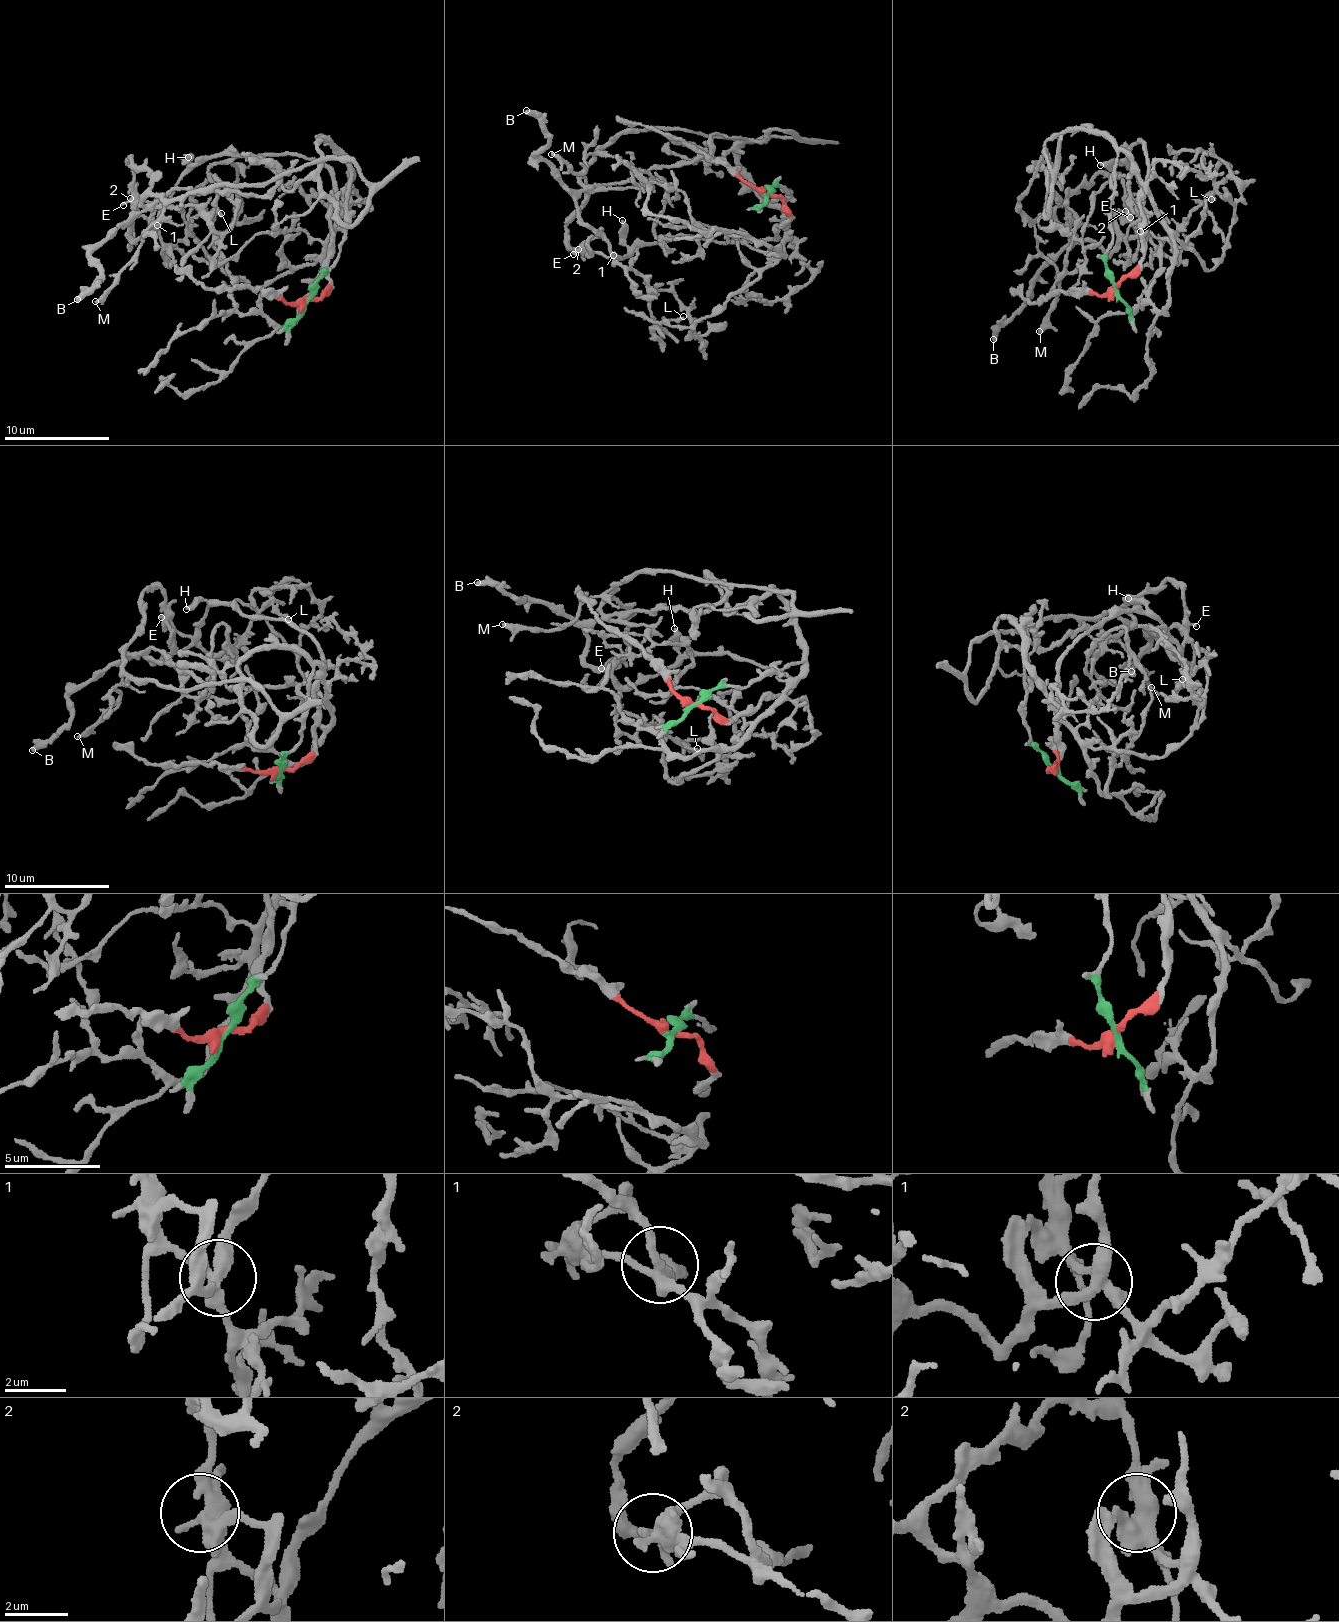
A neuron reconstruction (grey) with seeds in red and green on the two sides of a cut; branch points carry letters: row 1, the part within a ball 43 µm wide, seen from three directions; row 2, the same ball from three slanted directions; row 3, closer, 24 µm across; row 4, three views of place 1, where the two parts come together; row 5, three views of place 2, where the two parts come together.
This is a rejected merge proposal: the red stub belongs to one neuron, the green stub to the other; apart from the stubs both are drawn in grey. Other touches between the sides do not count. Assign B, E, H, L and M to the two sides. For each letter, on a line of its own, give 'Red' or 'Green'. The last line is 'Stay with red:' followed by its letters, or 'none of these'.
B: Red
E: Green
H: Red
L: Green
M: Green
Stay with red: B, H

